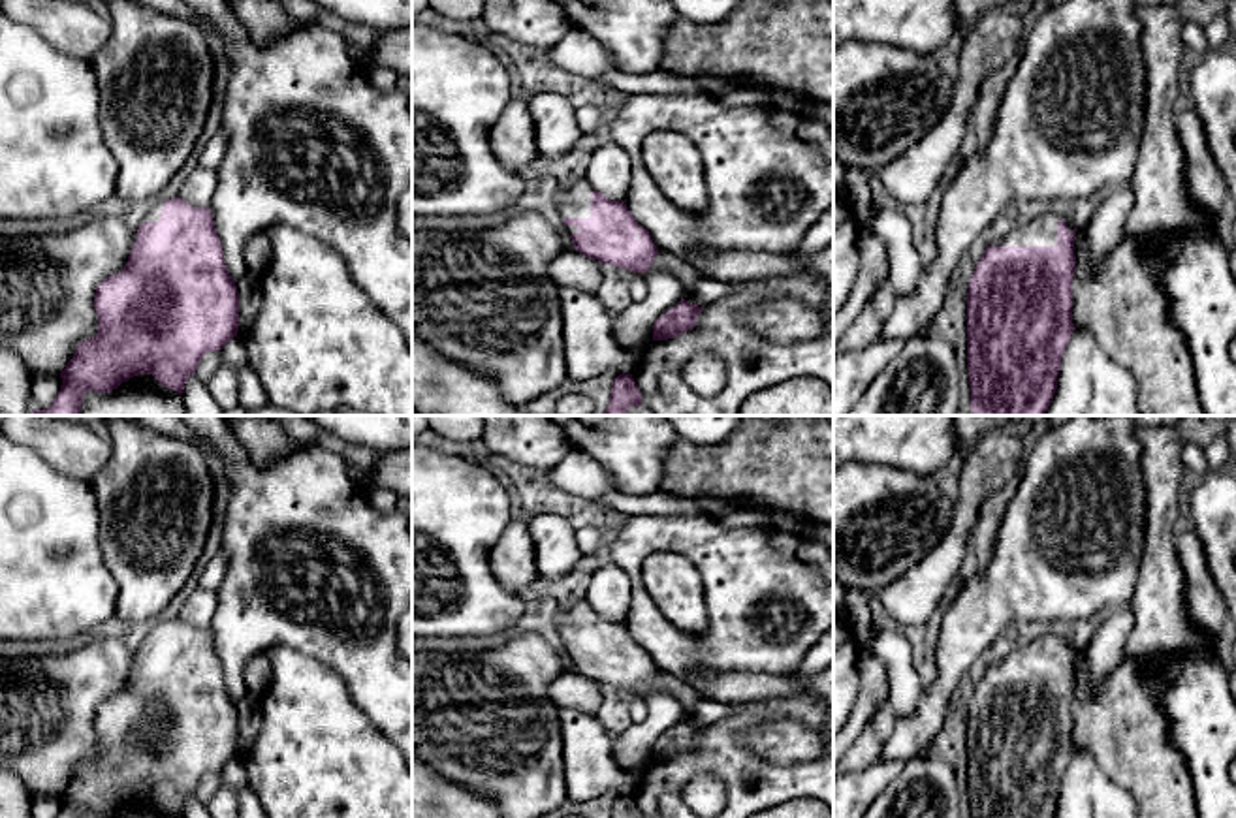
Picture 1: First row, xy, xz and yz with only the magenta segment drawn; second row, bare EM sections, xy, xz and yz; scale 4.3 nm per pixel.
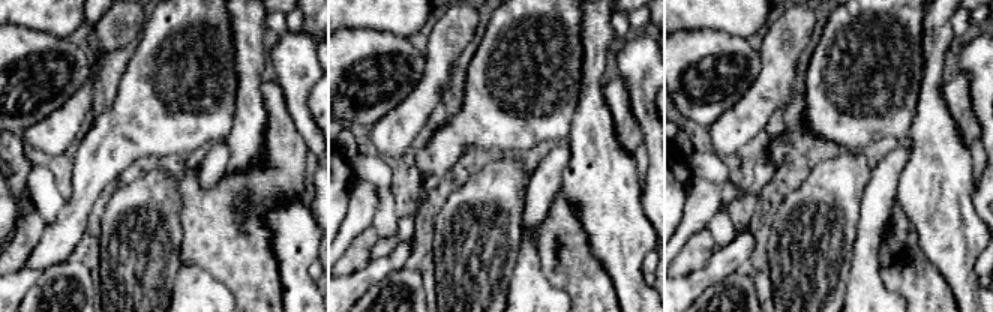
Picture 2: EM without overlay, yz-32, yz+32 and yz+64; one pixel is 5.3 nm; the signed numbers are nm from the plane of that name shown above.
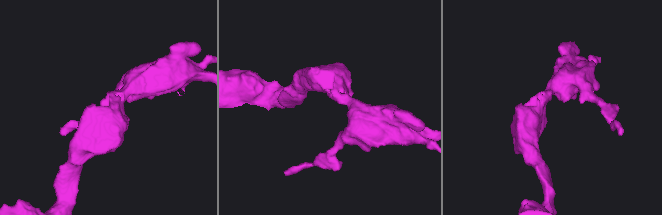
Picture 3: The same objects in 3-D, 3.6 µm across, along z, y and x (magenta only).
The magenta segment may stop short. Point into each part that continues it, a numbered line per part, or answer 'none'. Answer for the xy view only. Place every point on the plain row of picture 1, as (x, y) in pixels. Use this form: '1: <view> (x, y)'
1: xy (153, 636)

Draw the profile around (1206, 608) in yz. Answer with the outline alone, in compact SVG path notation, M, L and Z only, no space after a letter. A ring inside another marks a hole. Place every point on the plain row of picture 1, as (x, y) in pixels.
M1196 530L1176 532L1174 547L1185 572L1185 609L1189 622L1219 645L1228 611L1210 572Z

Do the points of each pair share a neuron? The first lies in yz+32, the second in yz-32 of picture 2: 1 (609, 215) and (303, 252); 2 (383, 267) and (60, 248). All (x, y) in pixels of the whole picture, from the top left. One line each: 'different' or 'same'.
1: same
2: different

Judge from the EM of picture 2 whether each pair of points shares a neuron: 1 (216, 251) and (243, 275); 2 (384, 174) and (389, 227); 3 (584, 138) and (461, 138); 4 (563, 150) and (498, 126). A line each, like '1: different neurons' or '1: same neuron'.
1: same neuron
2: same neuron
3: different neurons
4: different neurons

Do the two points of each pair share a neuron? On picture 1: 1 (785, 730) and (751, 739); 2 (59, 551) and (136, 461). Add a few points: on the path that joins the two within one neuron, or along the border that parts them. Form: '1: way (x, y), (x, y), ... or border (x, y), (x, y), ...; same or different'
1: way (777, 738), (759, 739); same
2: border (89, 482), (96, 503), (98, 548), (102, 551); different

